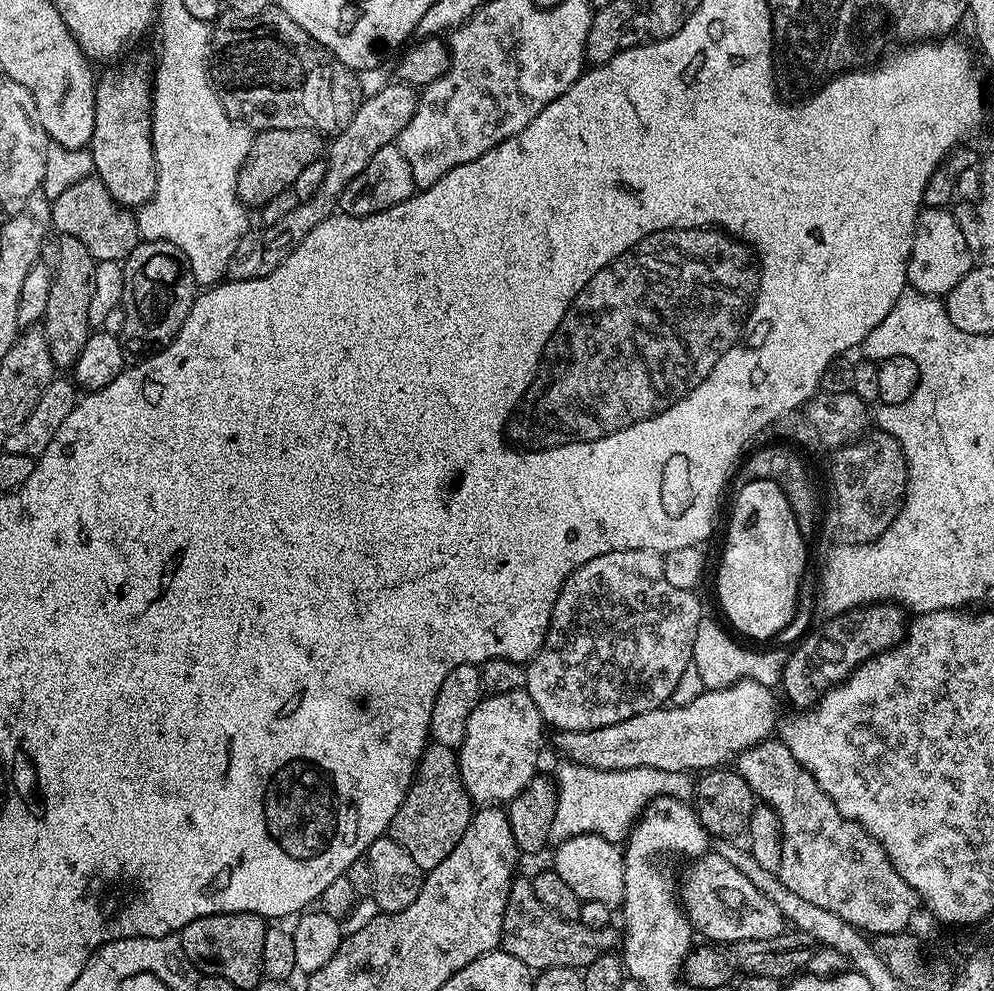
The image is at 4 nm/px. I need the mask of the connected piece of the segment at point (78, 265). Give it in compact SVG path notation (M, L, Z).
M61 235L60 245L56 248L56 264L50 286L50 302L46 302L46 314L42 321L44 337L50 346L50 358L57 369L71 369L75 365L78 354L82 354L82 346L86 346L90 335L90 294L92 279L96 269L90 250L78 242L78 238Z

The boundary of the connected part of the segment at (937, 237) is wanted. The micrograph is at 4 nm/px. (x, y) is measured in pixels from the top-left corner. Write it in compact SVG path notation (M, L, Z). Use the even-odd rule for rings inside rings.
M921 207L916 219L912 253L908 259L908 284L911 291L935 298L947 297L973 267L972 252L966 246L966 234L962 234L957 213L952 213L948 208Z

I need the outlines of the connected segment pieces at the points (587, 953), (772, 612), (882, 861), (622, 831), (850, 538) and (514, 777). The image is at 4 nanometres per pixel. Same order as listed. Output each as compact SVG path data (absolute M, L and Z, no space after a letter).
M513 879L510 894L506 902L506 910L502 918L502 934L500 948L507 955L518 958L530 970L546 968L575 968L582 970L594 962L594 958L615 953L621 947L622 936L615 927L602 930L590 930L590 926L582 926L574 920L558 918L542 902L538 902L538 894L534 894L531 879Z
M774 481L750 482L748 486L735 490L734 497L736 501L732 504L732 517L728 520L728 537L724 540L724 553L720 556L720 569L716 572L716 596L720 599L720 608L724 611L725 618L741 632L741 637L772 640L790 623L795 614L799 586L809 567L809 545L799 533L794 511L786 496Z
M769 738L741 752L734 761L734 770L746 778L746 786L750 786L757 801L769 804L782 822L782 866L778 875L786 890L800 895L813 906L830 910L830 914L838 914L838 918L850 922L865 934L895 934L909 927L912 915L921 911L920 895L902 874L898 874L898 870L894 870L880 843L861 824L855 824L841 814L822 786L818 786L798 758L790 754L783 739Z
M567 758L559 764L554 779L556 806L554 823L550 830L550 842L554 844L582 833L592 833L613 842L627 841L630 825L648 803L660 796L684 798L694 788L687 772L667 772L657 768L598 770Z
M872 430L844 447L835 449L832 465L828 468L828 513L822 516L822 528L836 539L837 545L869 544L879 538L894 522L904 504L904 491L908 485L908 463L902 454L902 446L889 432Z
M525 689L483 697L470 714L466 738L457 751L460 777L473 803L500 806L511 803L535 779L545 722Z

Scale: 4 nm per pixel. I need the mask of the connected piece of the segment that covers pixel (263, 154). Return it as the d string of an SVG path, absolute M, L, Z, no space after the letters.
M265 128L257 131L252 138L252 145L246 154L246 158L240 167L240 173L236 179L236 199L249 209L256 210L274 194L282 194L292 186L292 183L302 174L302 169L310 166L321 155L321 133L311 132L308 128L298 130L274 130Z

